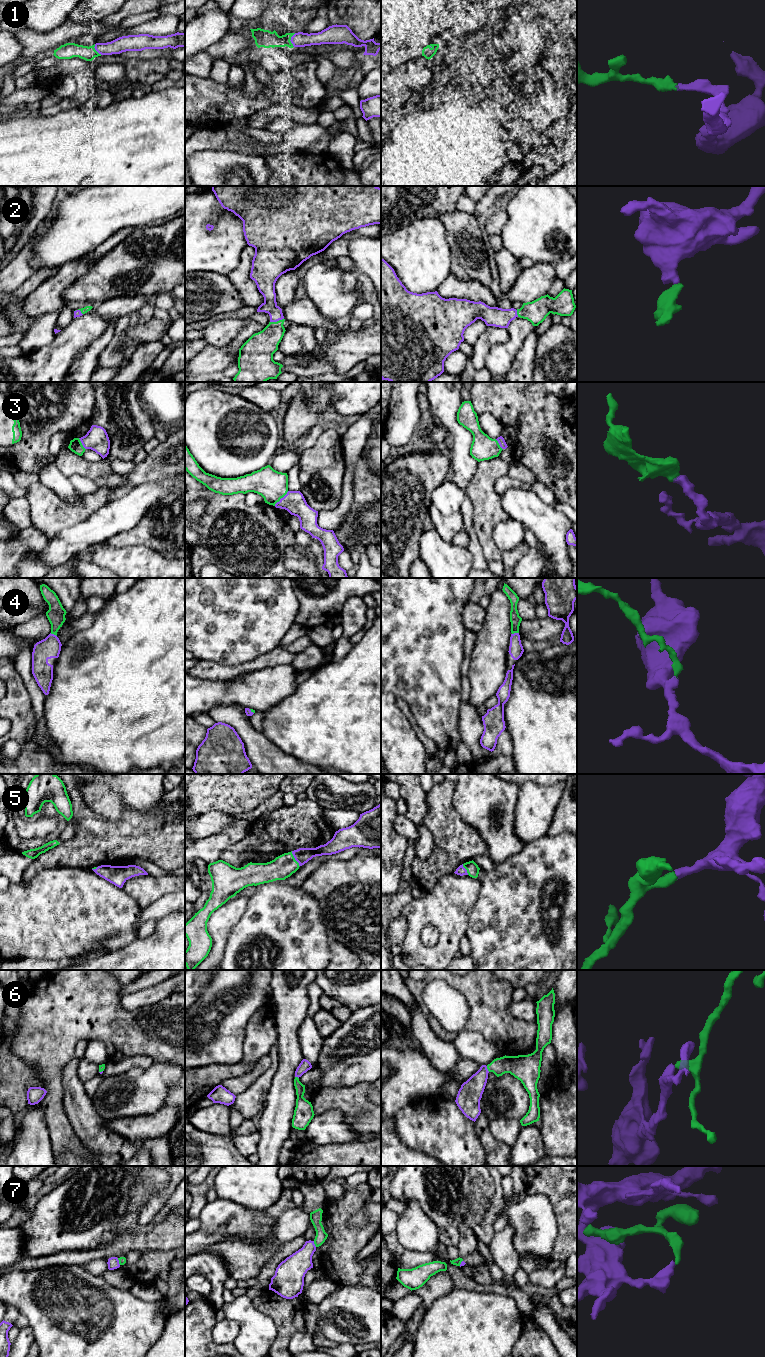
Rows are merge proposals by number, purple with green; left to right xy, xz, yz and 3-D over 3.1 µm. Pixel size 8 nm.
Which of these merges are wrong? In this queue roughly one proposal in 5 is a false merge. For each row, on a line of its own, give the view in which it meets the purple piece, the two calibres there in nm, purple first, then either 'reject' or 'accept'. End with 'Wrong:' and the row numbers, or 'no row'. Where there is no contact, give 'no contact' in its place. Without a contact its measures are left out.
1: contact in xz; calibres 120 and 140 nm; accept
2: contact in xz; calibres 120 and 240 nm; accept
3: contact in xz; calibres 180 and 240 nm; accept
4: contact in yz; calibres 120 and 90 nm; accept
5: contact in xz; calibres 130 and 190 nm; accept
6: contact in yz; calibres 190 and 170 nm; accept
7: contact in xz; calibres 200 and 100 nm; reject
Wrong: 7

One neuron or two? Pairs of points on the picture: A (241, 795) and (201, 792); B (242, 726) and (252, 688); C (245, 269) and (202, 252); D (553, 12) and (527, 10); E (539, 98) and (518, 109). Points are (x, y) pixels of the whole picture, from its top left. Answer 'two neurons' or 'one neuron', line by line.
A: one neuron
B: two neurons
C: two neurons
D: one neuron
E: one neuron

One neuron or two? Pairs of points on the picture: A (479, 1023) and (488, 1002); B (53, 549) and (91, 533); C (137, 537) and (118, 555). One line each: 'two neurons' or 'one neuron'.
A: one neuron
B: one neuron
C: two neurons

